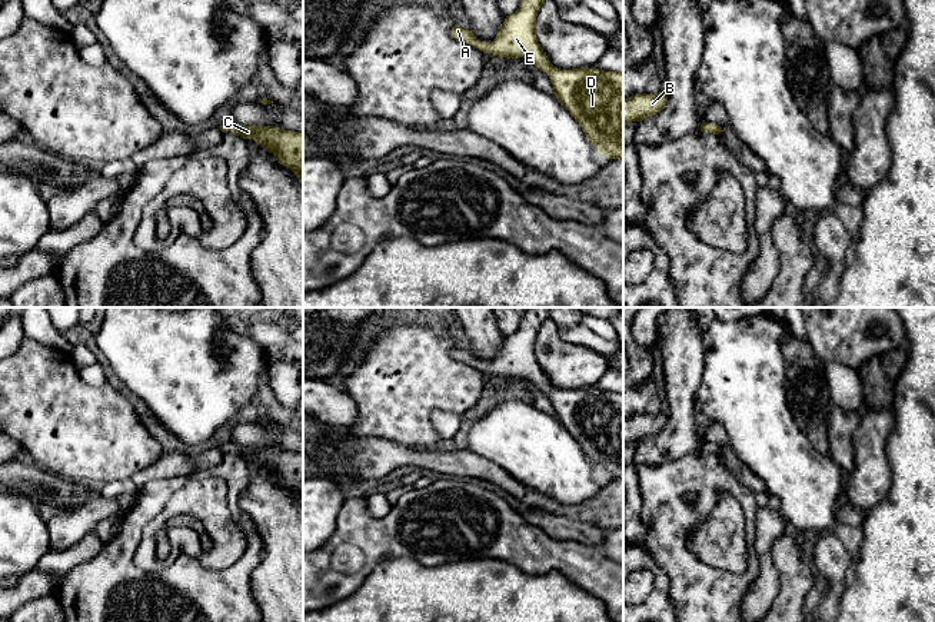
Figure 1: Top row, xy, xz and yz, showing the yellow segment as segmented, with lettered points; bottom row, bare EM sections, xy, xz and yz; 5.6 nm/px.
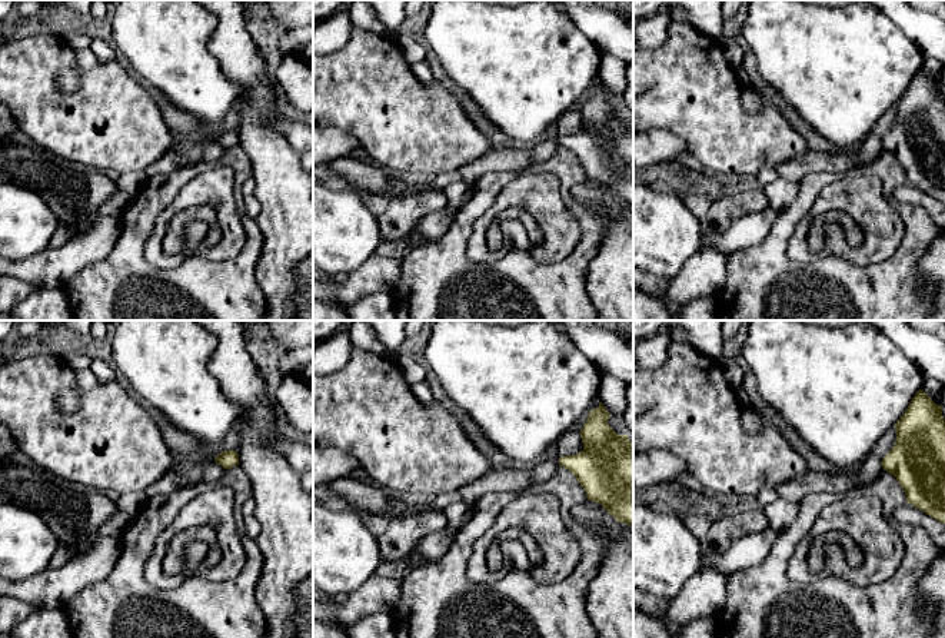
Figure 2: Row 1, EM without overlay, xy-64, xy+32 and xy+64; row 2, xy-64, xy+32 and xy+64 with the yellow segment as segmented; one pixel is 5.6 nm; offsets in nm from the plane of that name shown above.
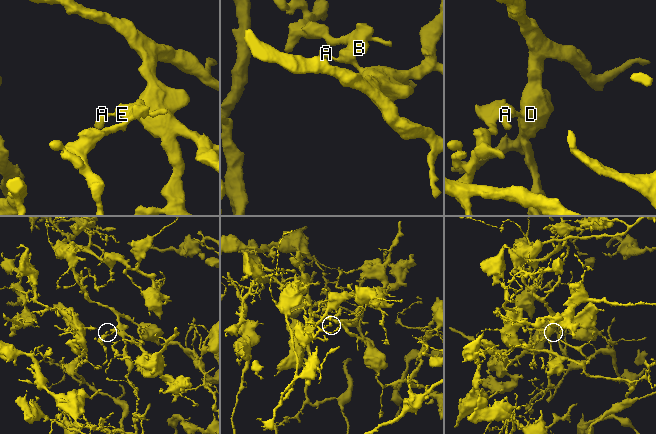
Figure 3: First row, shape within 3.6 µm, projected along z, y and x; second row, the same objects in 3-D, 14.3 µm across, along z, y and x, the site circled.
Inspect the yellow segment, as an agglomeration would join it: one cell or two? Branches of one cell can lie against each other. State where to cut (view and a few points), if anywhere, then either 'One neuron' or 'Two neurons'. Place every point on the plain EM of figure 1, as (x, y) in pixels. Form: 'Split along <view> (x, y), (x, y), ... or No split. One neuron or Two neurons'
No split. One neuron

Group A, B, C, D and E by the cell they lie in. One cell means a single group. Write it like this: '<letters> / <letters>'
A B C D E

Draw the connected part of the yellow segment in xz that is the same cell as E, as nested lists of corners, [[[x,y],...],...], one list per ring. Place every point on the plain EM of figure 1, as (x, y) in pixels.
[[[529,307],[519,329],[506,336],[499,353],[490,363],[480,362],[472,352],[455,345],[452,356],[479,369],[485,375],[500,379],[523,377],[532,382],[540,392],[546,393],[555,410],[558,422],[569,432],[575,442],[582,448],[588,460],[606,479],[623,479],[623,392],[603,392],[599,389],[572,389],[560,390],[555,387],[536,359],[536,336],[542,323],[549,319],[550,307]]]

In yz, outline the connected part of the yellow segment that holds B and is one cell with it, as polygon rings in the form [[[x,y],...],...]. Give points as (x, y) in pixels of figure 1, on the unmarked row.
[[[659,412],[655,415],[635,415],[623,419],[623,448],[632,442],[658,435],[668,422],[668,415]]]

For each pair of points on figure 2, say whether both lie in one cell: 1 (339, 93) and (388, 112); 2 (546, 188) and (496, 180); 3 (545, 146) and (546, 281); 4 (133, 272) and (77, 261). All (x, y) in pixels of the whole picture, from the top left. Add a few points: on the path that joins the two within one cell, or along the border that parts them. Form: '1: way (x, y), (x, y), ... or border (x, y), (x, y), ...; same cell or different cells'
1: way (350, 93), (363, 93), (376, 106); same cell
2: border (506, 183), (486, 212); different cells
3: border (559, 146), (545, 163); different cells
4: border (117, 241), (105, 258), (86, 265), (66, 283); different cells

